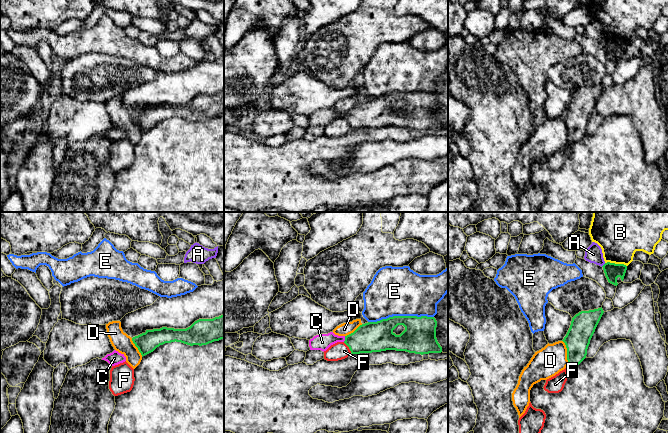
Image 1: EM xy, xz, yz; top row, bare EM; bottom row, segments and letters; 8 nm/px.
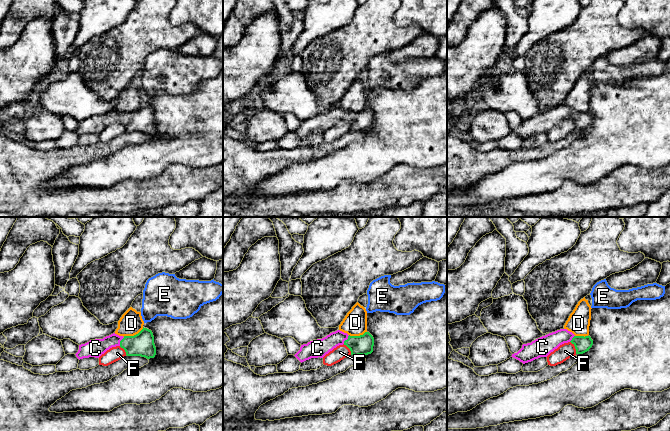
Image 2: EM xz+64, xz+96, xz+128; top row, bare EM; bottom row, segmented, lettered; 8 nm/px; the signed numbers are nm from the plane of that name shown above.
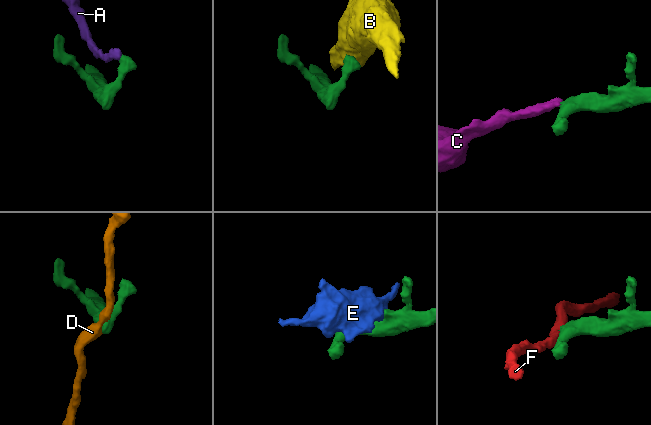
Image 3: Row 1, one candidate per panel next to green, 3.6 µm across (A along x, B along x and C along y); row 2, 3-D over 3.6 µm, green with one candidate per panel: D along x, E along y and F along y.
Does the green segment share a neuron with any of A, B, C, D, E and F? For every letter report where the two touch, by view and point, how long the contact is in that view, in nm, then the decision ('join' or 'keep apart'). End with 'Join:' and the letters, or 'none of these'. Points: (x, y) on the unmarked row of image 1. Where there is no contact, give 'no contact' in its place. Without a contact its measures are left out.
A: meets green in yz at (604, 40); contact 50 nm long; keep apart
B: meets green in yz at (616, 40); contact 180 nm long; keep apart
C: meets green in xz at (345, 115); contact 50 nm long; join
D: meets green in yz at (567, 128); contact 200 nm long; keep apart
E: meets green in xz at (400, 92); contact 550 nm long; keep apart
F: meets green in xz at (348, 122); contact 110 nm long; keep apart
Join: C

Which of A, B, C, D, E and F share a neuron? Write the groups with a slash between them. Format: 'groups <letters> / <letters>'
groups A / B E / C / D / F

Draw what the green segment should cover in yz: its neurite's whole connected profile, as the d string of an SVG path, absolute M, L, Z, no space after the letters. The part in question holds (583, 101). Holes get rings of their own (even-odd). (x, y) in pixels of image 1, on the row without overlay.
M601 83L581 87L572 94L570 104L562 116L567 124L568 141L577 142L586 134L590 116L603 89Z

